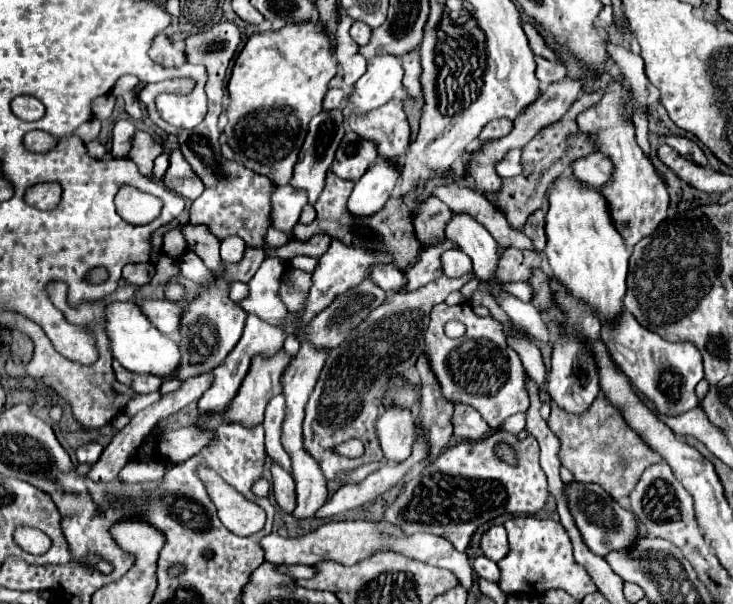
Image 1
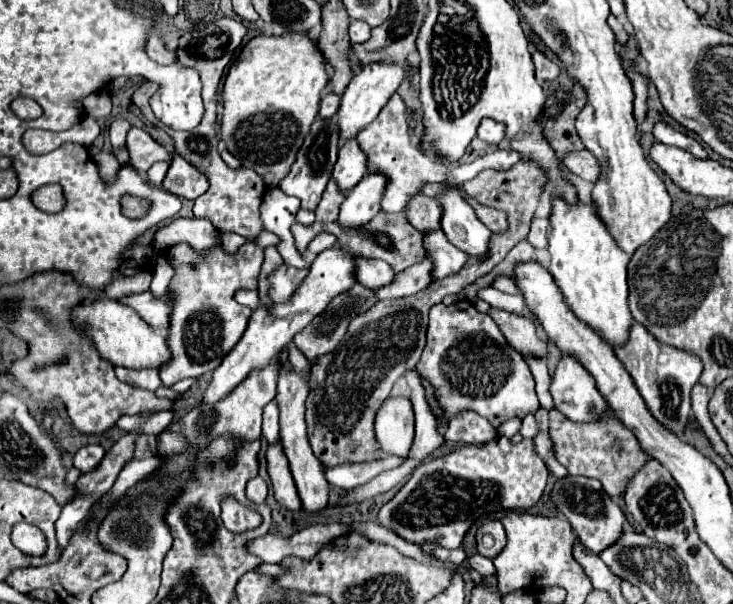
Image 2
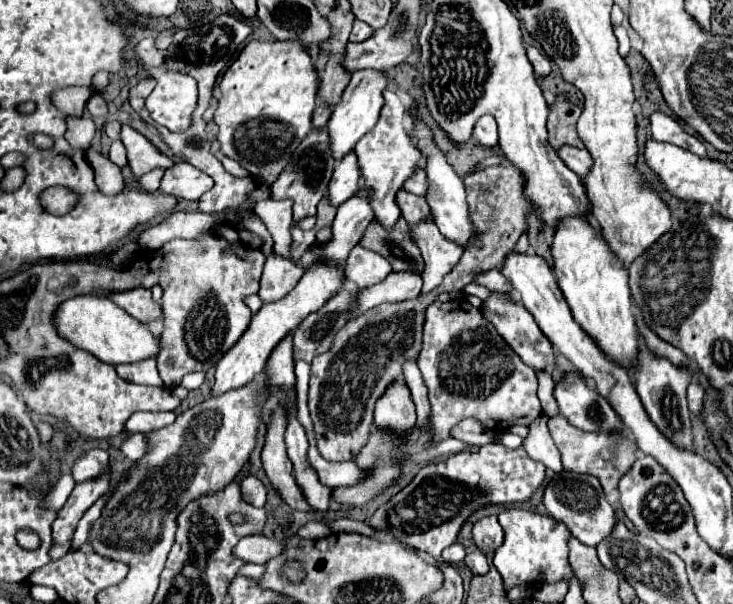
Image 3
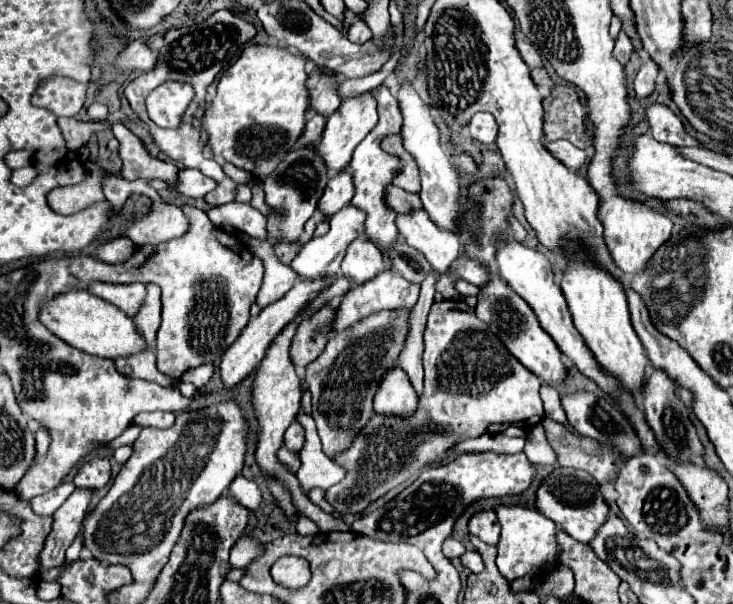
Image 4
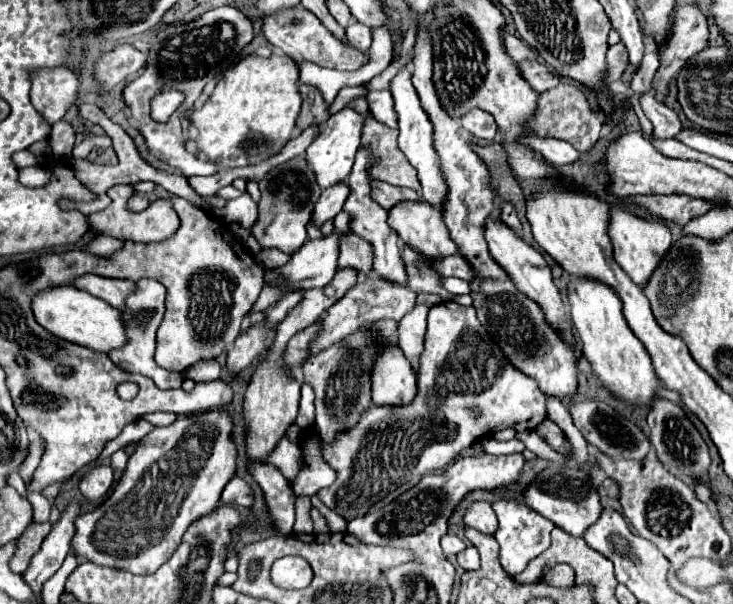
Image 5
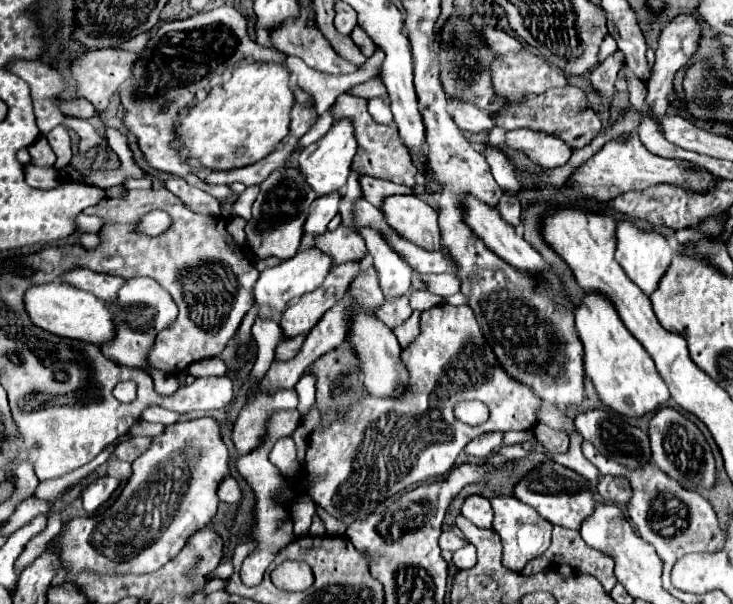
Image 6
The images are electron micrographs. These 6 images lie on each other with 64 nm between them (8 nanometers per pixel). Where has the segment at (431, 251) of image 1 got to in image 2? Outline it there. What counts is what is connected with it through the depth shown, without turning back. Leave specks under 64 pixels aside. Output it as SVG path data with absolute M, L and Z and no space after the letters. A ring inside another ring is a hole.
M424 258L424 262L414 264L414 266L406 268L404 272L398 272L394 276L394 282L390 282L390 286L382 286L382 288L374 290L374 294L378 300L406 298L406 296L414 296L428 284L430 284L430 260Z

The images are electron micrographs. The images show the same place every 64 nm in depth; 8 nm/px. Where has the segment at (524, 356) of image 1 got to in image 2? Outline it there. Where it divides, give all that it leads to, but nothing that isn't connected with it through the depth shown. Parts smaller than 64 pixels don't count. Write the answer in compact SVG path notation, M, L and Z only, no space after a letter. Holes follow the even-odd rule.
M526 358L532 374L534 374L534 380L536 380L536 394L538 394L538 400L540 400L540 406L550 410L554 408L554 402L550 398L550 382L552 382L552 376L548 374L548 368L546 368L546 360L534 360L534 358Z

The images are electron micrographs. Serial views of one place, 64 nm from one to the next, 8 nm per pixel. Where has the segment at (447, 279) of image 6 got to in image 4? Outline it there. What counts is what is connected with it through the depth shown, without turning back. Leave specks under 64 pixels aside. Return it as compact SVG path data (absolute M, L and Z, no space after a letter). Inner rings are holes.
M460 278L454 280L454 288L456 288L456 292L462 294L462 296L476 296L476 294L480 292L478 286L474 286L474 284L466 282L466 280L460 280Z

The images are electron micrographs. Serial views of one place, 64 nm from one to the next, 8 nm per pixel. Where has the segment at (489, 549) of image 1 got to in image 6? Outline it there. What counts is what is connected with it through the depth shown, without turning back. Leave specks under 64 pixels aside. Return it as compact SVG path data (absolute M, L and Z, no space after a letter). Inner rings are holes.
M472 494L462 504L462 514L474 522L478 528L492 528L492 508L488 498L480 494Z

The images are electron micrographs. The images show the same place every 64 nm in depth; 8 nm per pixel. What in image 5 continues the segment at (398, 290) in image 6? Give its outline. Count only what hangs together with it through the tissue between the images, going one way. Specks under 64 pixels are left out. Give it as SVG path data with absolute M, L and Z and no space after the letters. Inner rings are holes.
M360 148L356 154L356 162L352 166L352 172L346 180L348 188L350 188L350 196L344 202L344 212L350 214L350 230L358 236L362 236L366 242L370 242L370 246L374 248L374 268L378 270L380 278L386 278L388 282L402 282L402 286L408 286L406 282L406 266L402 266L402 256L400 256L400 248L398 248L398 234L388 226L386 218L388 212L384 208L380 208L376 202L372 202L370 198L370 176L366 172L366 168L370 166L370 152L366 148Z

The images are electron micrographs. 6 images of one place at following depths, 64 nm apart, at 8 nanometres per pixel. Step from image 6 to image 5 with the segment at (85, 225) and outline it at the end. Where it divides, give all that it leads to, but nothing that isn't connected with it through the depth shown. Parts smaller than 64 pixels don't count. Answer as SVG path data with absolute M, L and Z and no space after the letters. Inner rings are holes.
M120 184L120 186L112 186L108 190L108 196L112 198L112 204L102 210L102 212L96 212L96 214L90 214L88 216L88 226L90 230L96 230L96 232L104 232L108 236L114 236L114 238L124 238L124 240L134 240L134 242L160 242L162 238L170 238L178 226L180 226L180 220L176 216L176 212L172 208L171 204L164 199L157 199L152 202L148 210L140 212L140 214L132 214L128 210L124 210L126 206L126 200L132 196L132 186L128 184Z

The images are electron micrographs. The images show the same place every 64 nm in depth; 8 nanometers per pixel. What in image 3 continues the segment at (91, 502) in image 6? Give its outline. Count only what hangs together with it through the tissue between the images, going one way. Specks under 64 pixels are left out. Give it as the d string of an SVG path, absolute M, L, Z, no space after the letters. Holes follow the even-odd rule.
M90 450L82 458L76 460L72 468L72 476L76 482L86 482L90 478L102 478L108 474L108 452L104 450Z

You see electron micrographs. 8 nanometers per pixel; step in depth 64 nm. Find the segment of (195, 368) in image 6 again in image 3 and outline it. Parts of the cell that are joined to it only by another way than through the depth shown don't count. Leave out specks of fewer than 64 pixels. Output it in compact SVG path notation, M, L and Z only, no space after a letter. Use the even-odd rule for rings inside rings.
M190 372L190 374L186 374L186 376L182 378L182 386L184 386L184 388L190 388L190 390L200 388L202 382L204 382L204 378L206 378L206 372Z

